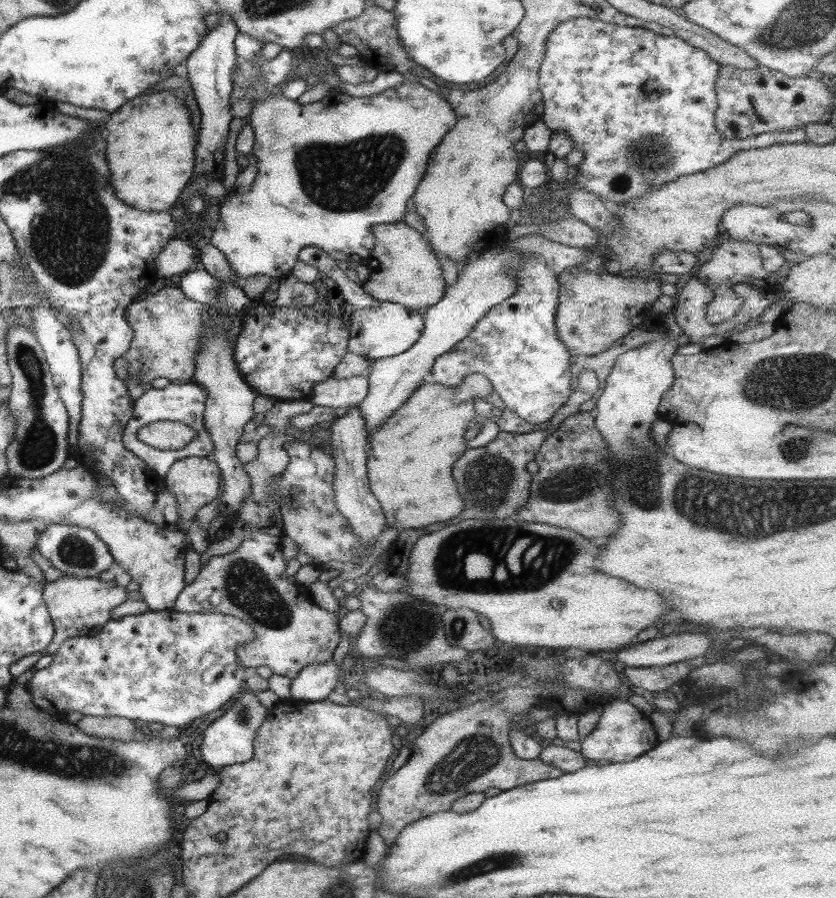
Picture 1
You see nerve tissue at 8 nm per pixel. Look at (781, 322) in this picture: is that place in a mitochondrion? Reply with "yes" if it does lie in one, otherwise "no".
no

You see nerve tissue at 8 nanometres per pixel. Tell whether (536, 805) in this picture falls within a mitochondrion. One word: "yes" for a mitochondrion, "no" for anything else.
no

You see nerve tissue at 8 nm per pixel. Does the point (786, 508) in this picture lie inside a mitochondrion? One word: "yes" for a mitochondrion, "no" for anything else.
yes

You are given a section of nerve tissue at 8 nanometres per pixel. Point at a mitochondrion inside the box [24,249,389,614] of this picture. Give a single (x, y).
(76, 551)

